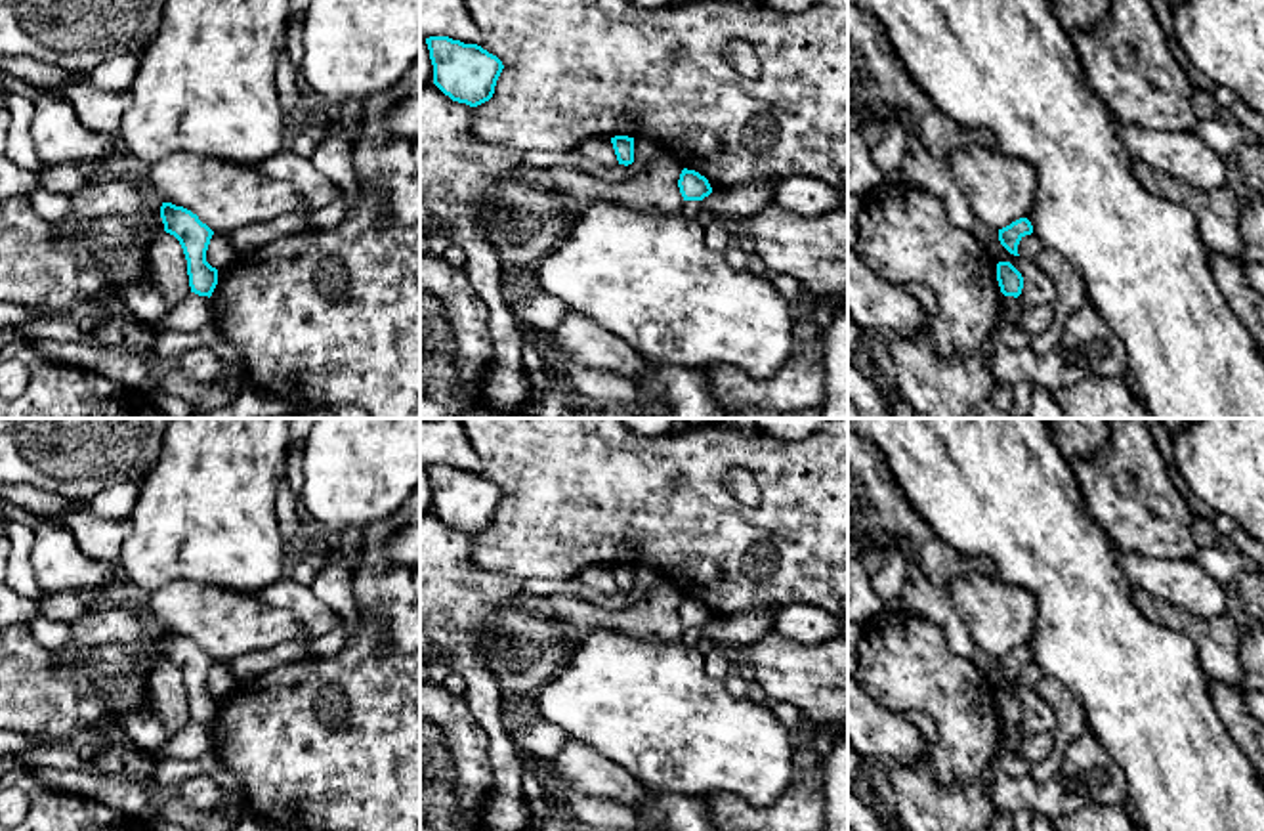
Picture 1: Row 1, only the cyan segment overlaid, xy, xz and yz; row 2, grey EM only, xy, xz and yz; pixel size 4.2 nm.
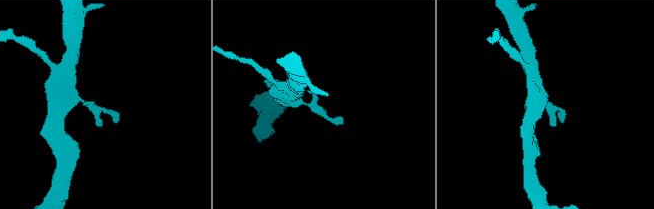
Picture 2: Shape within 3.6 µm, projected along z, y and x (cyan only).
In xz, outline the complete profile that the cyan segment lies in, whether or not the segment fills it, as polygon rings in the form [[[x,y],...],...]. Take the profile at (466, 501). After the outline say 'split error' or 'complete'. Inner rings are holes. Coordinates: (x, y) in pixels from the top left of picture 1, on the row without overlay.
[[[449,464],[426,466],[433,493],[433,512],[453,529],[477,535],[495,522],[502,489],[477,472]]]; complete

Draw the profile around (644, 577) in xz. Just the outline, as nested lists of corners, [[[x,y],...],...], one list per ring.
[[[643,564],[634,565],[634,590],[628,592],[628,598],[632,600],[632,604],[636,604],[659,581],[663,579],[655,569]]]

